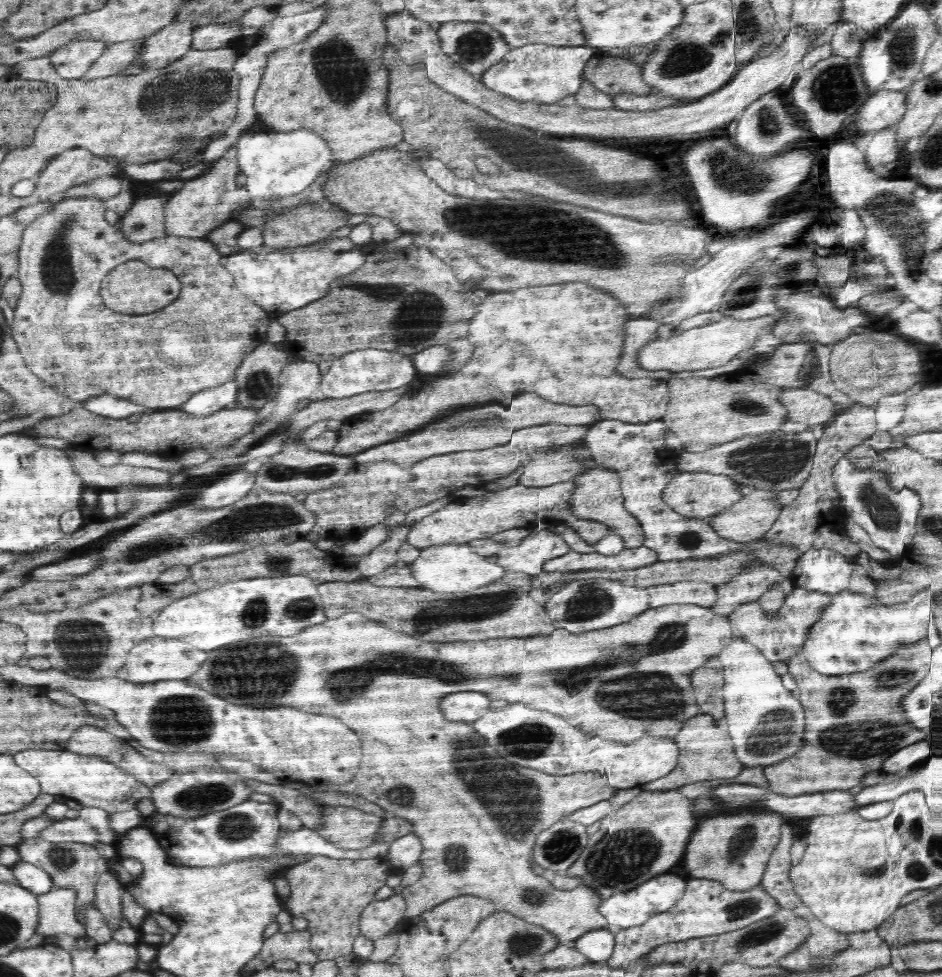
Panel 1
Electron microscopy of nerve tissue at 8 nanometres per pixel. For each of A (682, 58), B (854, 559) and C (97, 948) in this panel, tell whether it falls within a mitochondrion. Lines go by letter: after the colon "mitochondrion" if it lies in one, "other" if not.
A: mitochondrion
B: other
C: other

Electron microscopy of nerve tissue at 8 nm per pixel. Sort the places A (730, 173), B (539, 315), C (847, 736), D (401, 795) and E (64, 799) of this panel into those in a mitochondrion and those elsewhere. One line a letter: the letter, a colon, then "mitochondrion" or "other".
A: mitochondrion
B: other
C: mitochondrion
D: mitochondrion
E: other

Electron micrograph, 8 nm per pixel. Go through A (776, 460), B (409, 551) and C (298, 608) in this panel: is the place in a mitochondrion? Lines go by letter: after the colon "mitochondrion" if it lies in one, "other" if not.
A: mitochondrion
B: other
C: mitochondrion

